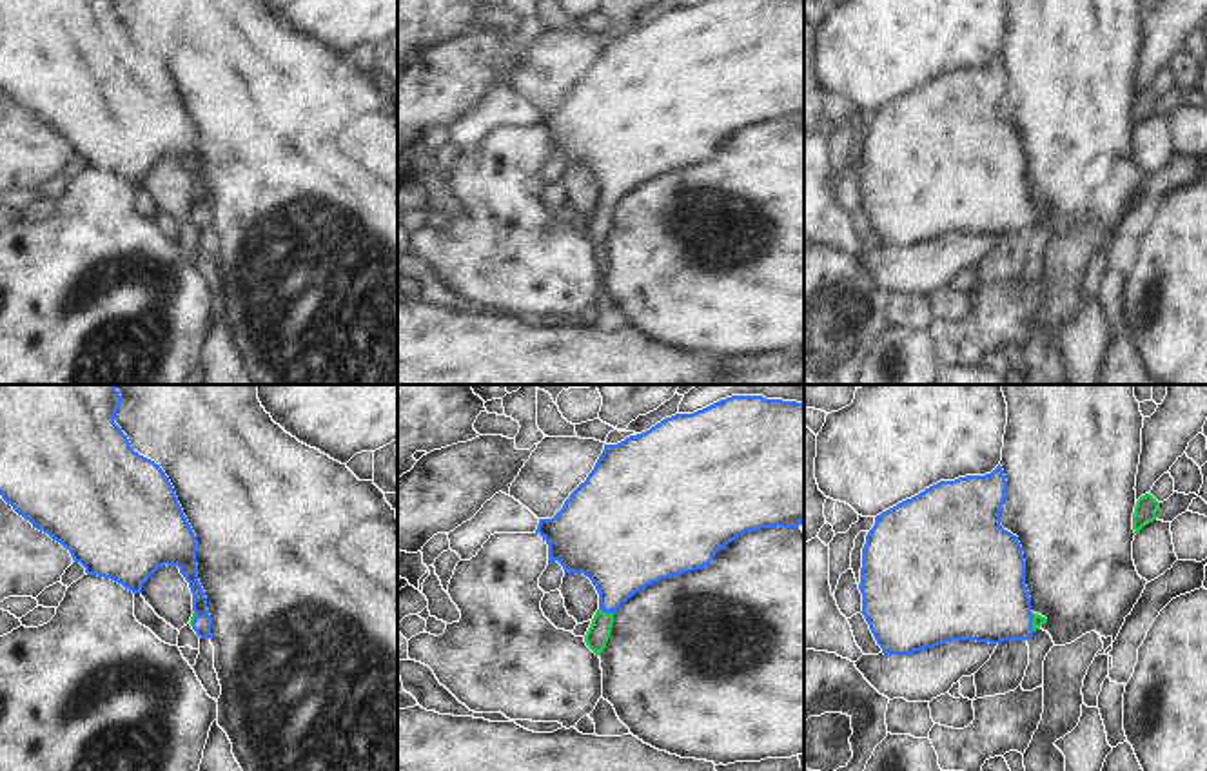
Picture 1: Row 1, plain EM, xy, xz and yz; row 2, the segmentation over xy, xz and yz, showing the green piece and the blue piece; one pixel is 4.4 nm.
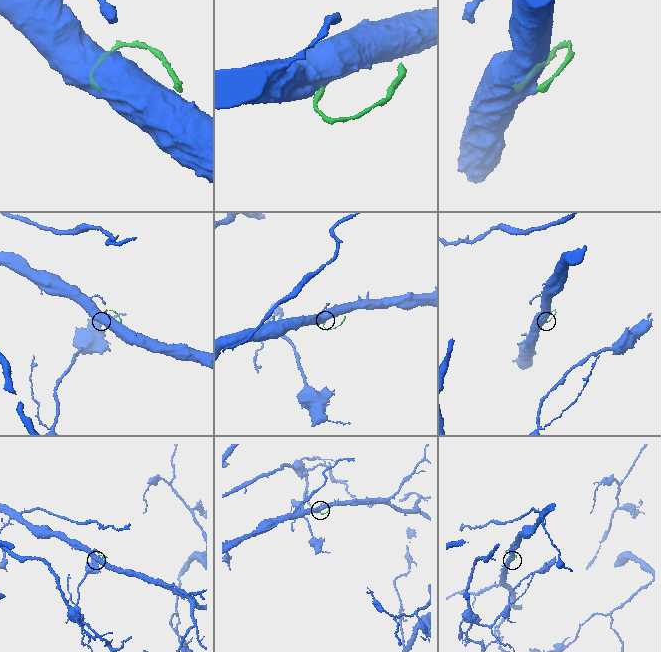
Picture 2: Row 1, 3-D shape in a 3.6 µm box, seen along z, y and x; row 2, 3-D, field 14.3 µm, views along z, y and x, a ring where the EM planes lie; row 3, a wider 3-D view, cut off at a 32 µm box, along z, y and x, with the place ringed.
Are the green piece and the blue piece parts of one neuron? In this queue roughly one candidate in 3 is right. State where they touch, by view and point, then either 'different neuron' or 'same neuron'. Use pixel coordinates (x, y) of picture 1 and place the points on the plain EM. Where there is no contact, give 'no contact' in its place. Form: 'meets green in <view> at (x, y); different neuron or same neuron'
meets green in xz at (607, 207); same neuron

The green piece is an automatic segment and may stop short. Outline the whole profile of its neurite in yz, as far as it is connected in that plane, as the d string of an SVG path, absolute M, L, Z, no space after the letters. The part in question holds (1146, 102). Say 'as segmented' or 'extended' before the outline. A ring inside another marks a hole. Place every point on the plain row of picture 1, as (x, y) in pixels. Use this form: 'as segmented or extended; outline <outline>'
as segmented; outline M1145 87L1136 94L1134 107L1133 107L1134 127L1138 127L1145 118L1156 112L1158 102L1160 96L1151 87Z

